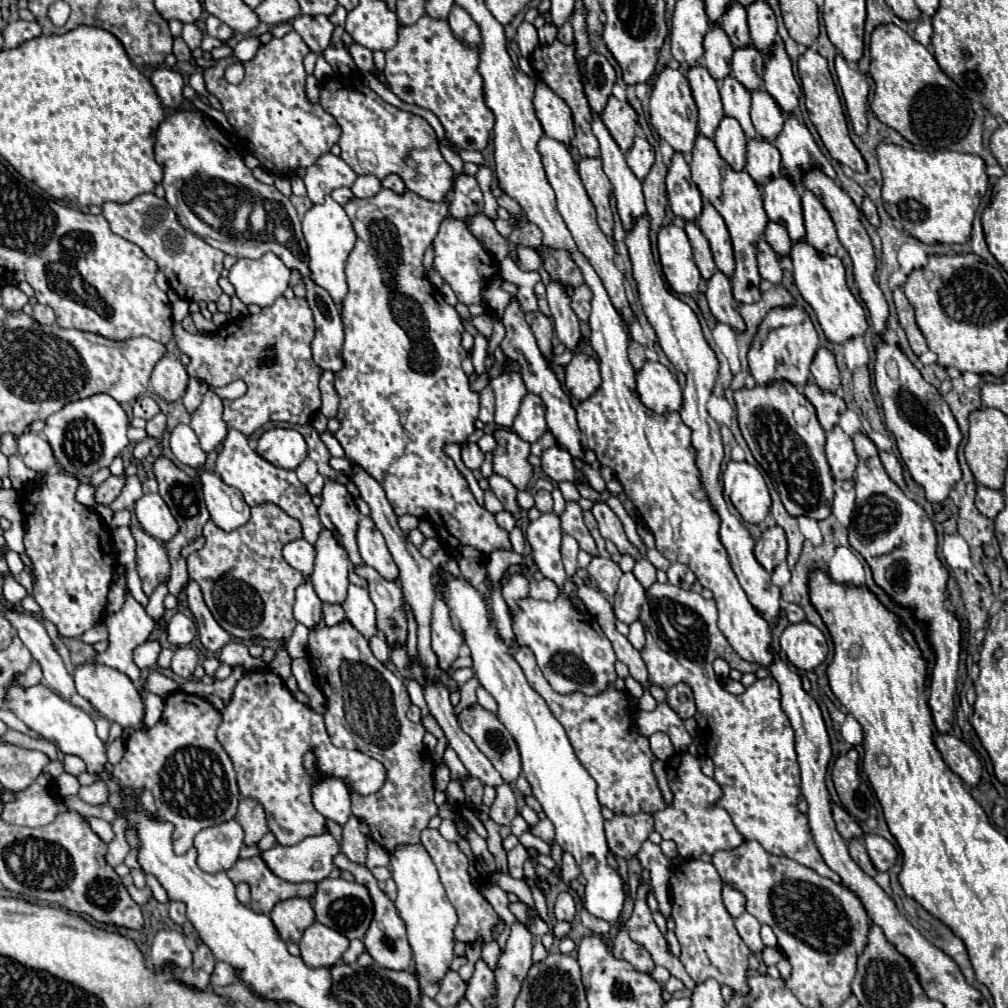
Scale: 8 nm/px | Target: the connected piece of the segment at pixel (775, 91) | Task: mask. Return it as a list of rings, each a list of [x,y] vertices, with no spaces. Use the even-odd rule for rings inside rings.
[[[781,42],[773,46],[773,56],[767,58],[763,80],[765,80],[765,86],[763,86],[765,92],[773,96],[773,100],[777,102],[777,106],[785,116],[797,110],[801,88],[793,76],[791,60],[785,54],[785,48]]]

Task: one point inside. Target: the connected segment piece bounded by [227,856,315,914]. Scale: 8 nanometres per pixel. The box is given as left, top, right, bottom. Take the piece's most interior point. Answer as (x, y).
(266, 889)

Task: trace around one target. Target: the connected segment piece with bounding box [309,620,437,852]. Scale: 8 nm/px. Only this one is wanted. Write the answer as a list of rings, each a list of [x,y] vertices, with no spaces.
[[[347,620],[309,632],[309,662],[325,696],[325,724],[331,742],[377,758],[387,768],[387,780],[379,792],[365,798],[351,794],[353,814],[367,822],[371,838],[387,852],[397,844],[417,844],[429,818],[437,816],[433,802],[435,764],[423,744],[423,724],[413,724],[407,718],[411,700],[405,682],[373,656],[367,640]]]

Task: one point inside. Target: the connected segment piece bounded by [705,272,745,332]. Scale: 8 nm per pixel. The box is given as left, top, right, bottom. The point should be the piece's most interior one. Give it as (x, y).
(719, 296)

